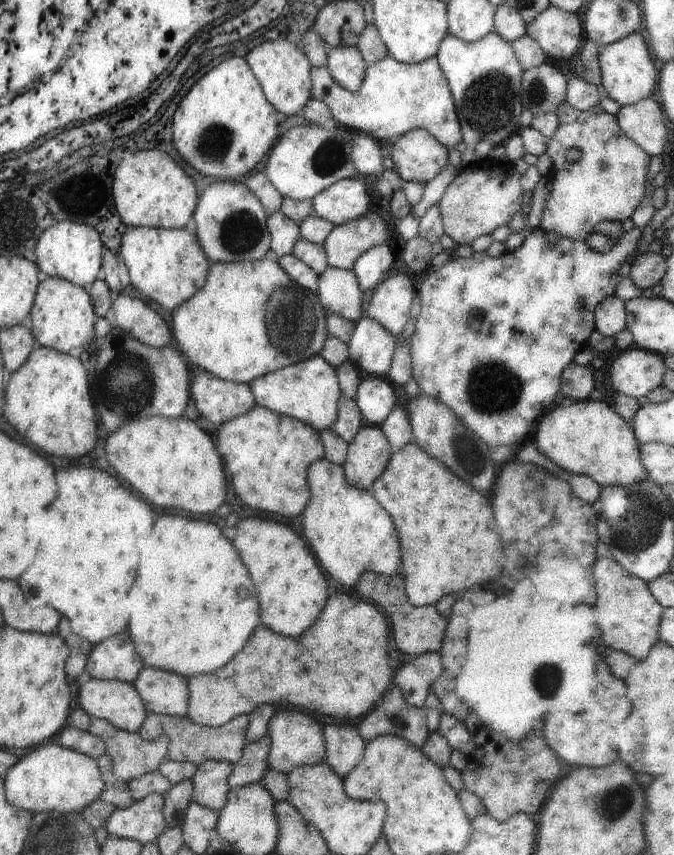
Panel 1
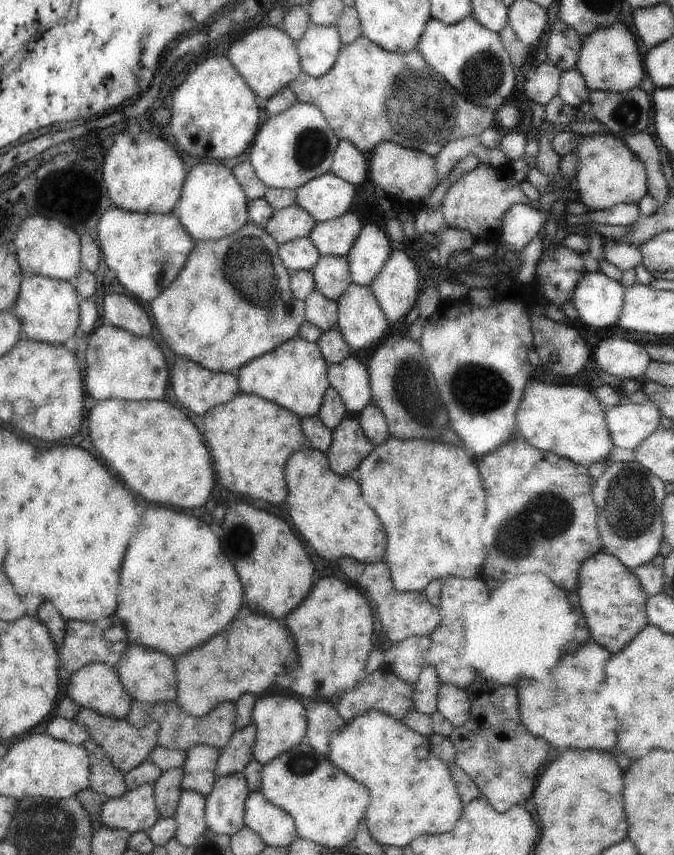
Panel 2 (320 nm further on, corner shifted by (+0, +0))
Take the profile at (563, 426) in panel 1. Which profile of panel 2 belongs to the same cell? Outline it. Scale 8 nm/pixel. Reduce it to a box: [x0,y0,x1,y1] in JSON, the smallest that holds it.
[517,379,614,467]

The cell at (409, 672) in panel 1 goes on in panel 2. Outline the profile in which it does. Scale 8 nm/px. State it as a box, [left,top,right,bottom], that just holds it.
[384,635,432,684]

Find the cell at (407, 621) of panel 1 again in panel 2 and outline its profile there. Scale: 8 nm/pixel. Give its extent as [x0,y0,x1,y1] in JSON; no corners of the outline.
[338,557,440,643]

